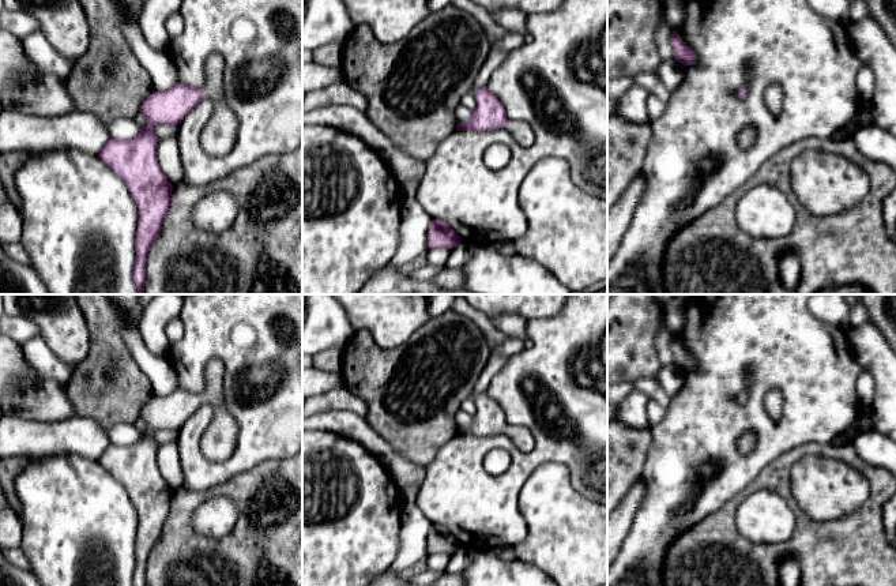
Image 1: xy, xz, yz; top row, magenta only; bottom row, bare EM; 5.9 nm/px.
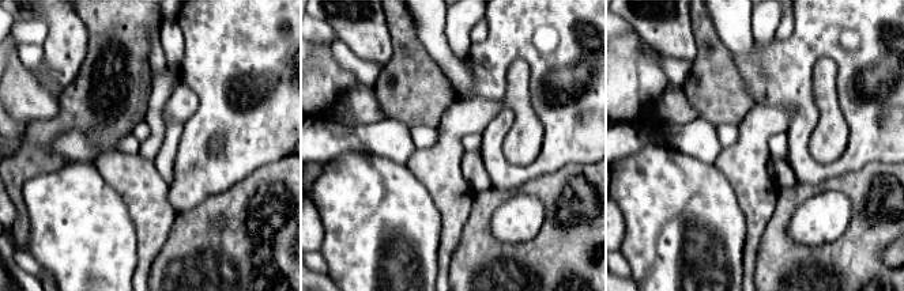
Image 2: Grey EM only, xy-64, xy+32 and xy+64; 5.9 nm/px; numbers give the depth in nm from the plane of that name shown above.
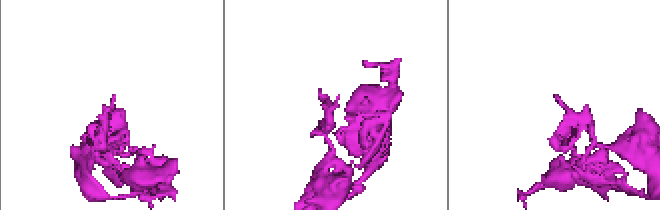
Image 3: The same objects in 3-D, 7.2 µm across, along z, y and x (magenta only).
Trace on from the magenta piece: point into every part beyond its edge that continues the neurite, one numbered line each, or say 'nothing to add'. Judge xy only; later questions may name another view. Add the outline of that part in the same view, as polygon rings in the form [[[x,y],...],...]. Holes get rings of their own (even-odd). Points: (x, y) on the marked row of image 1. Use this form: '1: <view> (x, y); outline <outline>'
1: xy (218, 136); outline [[[219,53],[211,55],[206,63],[206,84],[200,89],[204,97],[212,98],[217,104],[200,135],[202,147],[214,157],[222,157],[231,151],[238,128],[237,116],[222,98],[223,71],[222,56]]]

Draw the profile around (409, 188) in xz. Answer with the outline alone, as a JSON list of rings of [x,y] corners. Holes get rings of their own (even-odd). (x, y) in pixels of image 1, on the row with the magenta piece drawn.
[[[399,181],[399,185],[404,200],[415,199],[418,181]]]

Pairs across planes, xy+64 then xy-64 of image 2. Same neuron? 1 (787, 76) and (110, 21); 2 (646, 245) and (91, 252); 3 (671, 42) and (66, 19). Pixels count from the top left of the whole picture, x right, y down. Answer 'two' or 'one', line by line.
1: two
2: one
3: one

